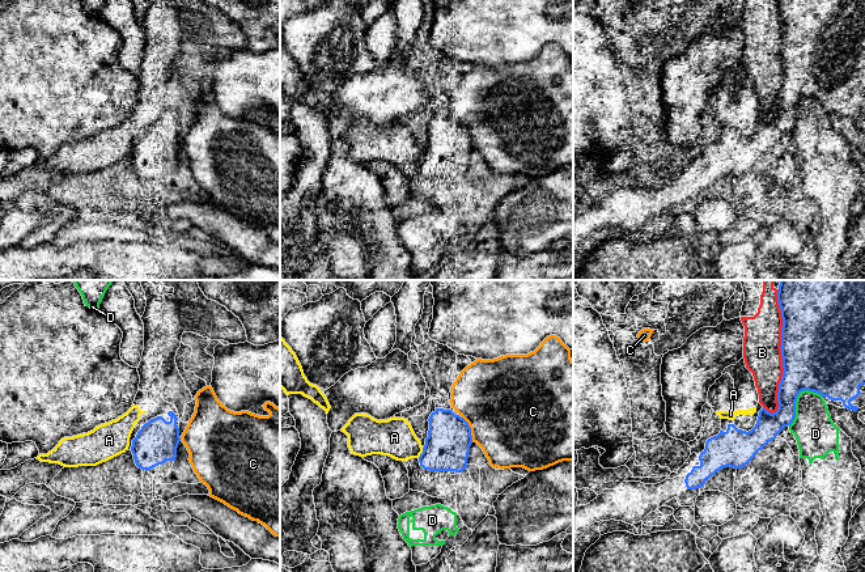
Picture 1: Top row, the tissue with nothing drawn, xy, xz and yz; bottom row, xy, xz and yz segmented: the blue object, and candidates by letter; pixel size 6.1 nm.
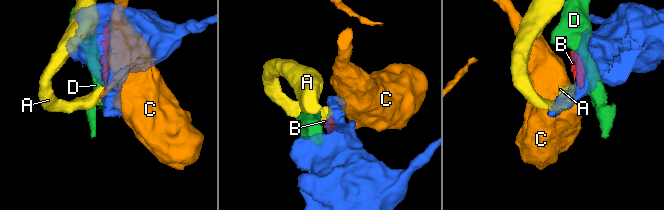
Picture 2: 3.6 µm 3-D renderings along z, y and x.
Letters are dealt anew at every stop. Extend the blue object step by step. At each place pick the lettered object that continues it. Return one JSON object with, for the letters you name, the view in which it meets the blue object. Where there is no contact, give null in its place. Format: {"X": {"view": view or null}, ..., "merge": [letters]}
{"merge": []}

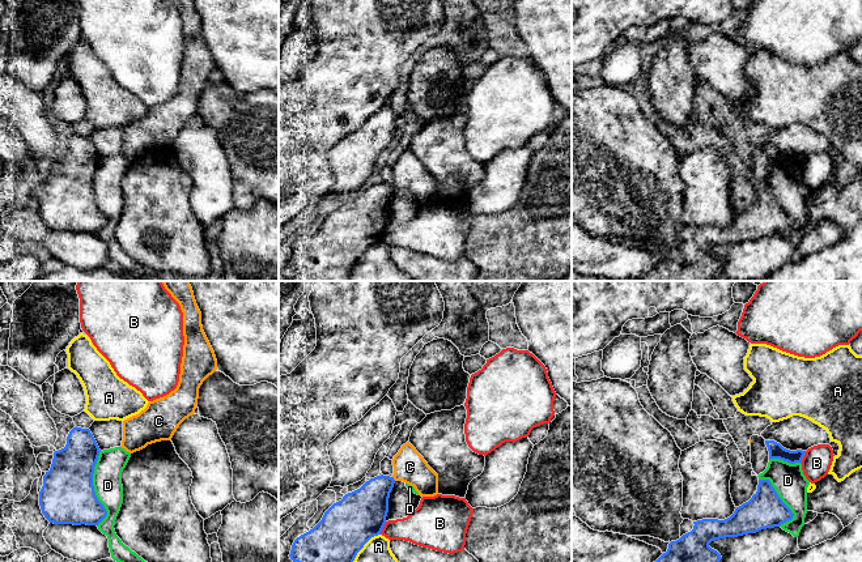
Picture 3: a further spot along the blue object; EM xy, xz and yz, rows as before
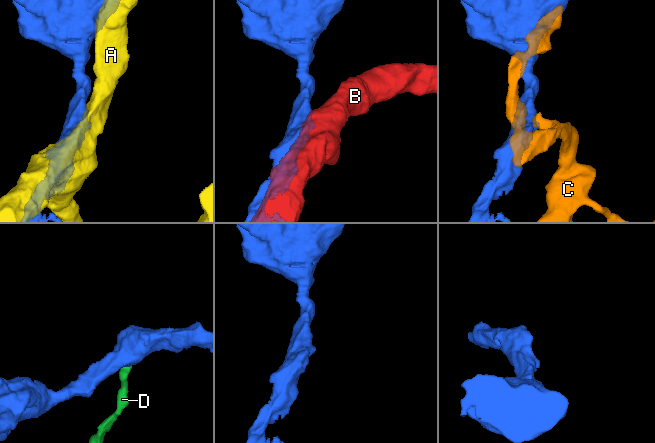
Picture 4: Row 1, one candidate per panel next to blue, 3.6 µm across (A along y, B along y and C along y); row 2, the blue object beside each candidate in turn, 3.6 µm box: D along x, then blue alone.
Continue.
{"merge": []}

